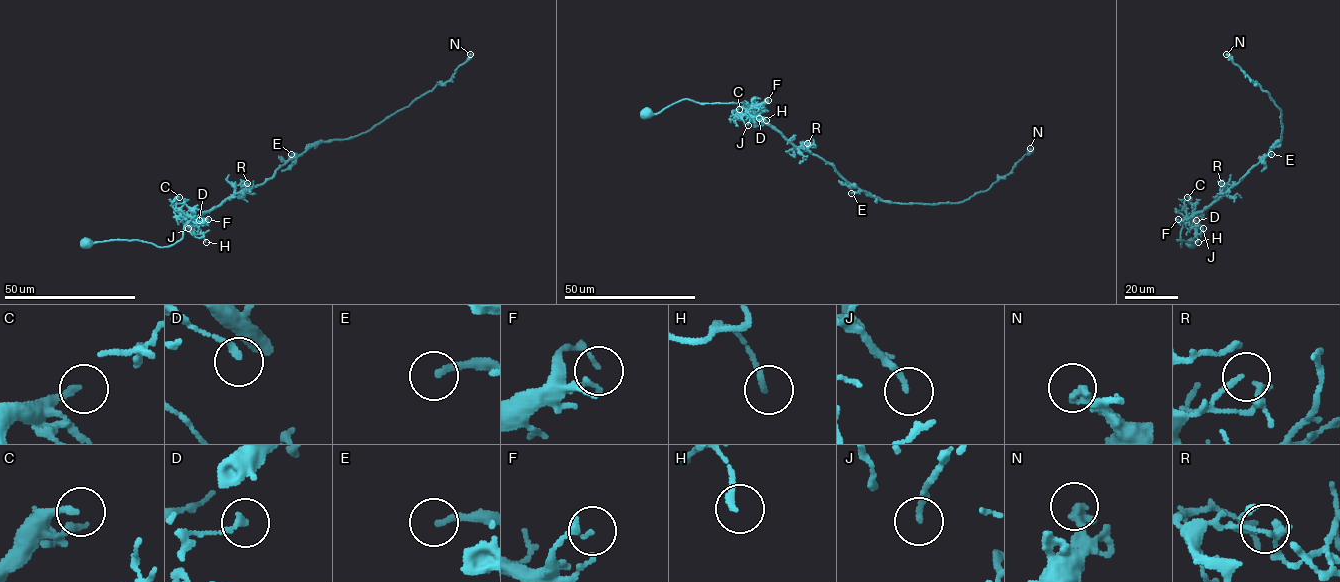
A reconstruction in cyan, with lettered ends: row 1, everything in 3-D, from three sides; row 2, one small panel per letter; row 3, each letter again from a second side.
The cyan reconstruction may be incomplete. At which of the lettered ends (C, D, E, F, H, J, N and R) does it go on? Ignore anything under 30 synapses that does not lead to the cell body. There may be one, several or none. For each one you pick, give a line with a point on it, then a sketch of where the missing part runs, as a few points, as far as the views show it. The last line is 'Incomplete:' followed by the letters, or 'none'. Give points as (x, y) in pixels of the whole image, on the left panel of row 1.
Incomplete: none

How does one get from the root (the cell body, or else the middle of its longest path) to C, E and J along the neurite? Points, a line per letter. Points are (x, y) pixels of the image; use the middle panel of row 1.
C: (646, 112), (660, 113), (684, 99), (708, 104), (742, 102), (750, 110), (732, 113), (739, 109)
E: (646, 112), (660, 113), (684, 99), (708, 104), (742, 102), (794, 145), (830, 163), (860, 190), (851, 193)
J: (646, 112), (660, 113), (684, 99), (708, 104), (742, 102), (750, 108), (748, 125)

